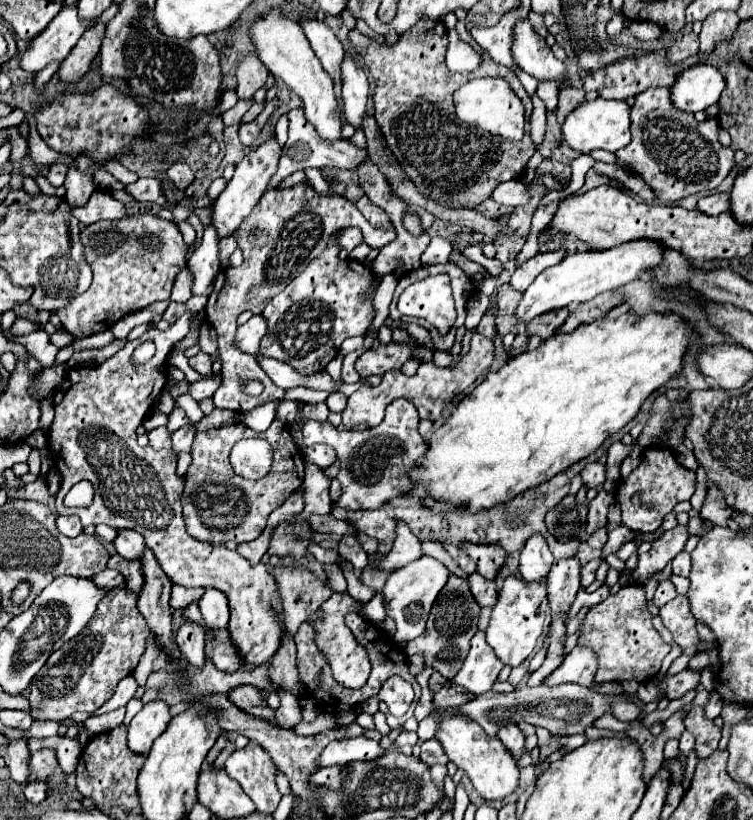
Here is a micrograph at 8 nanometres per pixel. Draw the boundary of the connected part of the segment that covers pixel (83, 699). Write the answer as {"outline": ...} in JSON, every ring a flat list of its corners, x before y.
{"outline":[[116,587,108,591,100,599,98,609,88,625,48,657,42,673,46,673,48,669,50,675,36,675,32,679,28,695,32,719,64,721,76,711,94,713,114,695,116,685,124,677,132,675,142,653,146,651,148,635,150,629,136,607,134,595,130,595,126,587]]}

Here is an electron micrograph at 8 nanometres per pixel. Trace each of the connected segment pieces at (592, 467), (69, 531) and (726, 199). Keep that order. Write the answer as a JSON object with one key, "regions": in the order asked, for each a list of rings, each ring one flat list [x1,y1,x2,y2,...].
{"regions":[[[600,461,588,463,582,469,582,479,584,479,584,485,588,485,588,487,596,487,596,485,606,483,606,465]],[[74,515,74,517,56,517,56,525,58,525,58,531,60,533,64,533,66,537,76,537,76,535,80,535,82,533,82,523,80,523,80,519]],[[728,193,706,195,698,201,698,211,706,213,706,215,720,215,720,213,728,211,728,207,730,207,730,195]]]}

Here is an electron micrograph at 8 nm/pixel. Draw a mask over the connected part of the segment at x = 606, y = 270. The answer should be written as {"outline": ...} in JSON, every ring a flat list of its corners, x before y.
{"outline":[[640,239,634,243,624,243,622,247,612,247,604,251,582,251,582,253,568,255,558,265,542,271,536,277,536,281,524,291,516,317,528,323,542,313,556,311,568,305,580,305,604,291,614,291,616,287,626,285,638,279,640,275,646,275,654,265,658,265,662,251,664,249,660,243,650,243,648,239]]}

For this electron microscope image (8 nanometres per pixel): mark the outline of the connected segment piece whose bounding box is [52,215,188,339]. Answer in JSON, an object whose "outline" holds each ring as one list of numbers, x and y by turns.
{"outline":[[134,215,118,221,94,223,82,229,80,239,86,261,94,273,92,285,62,309,52,311,58,315,64,331,74,339,106,331,124,315,144,309,154,301,168,299,176,275,186,267,188,245,182,233,172,221,164,221,156,215]]}

